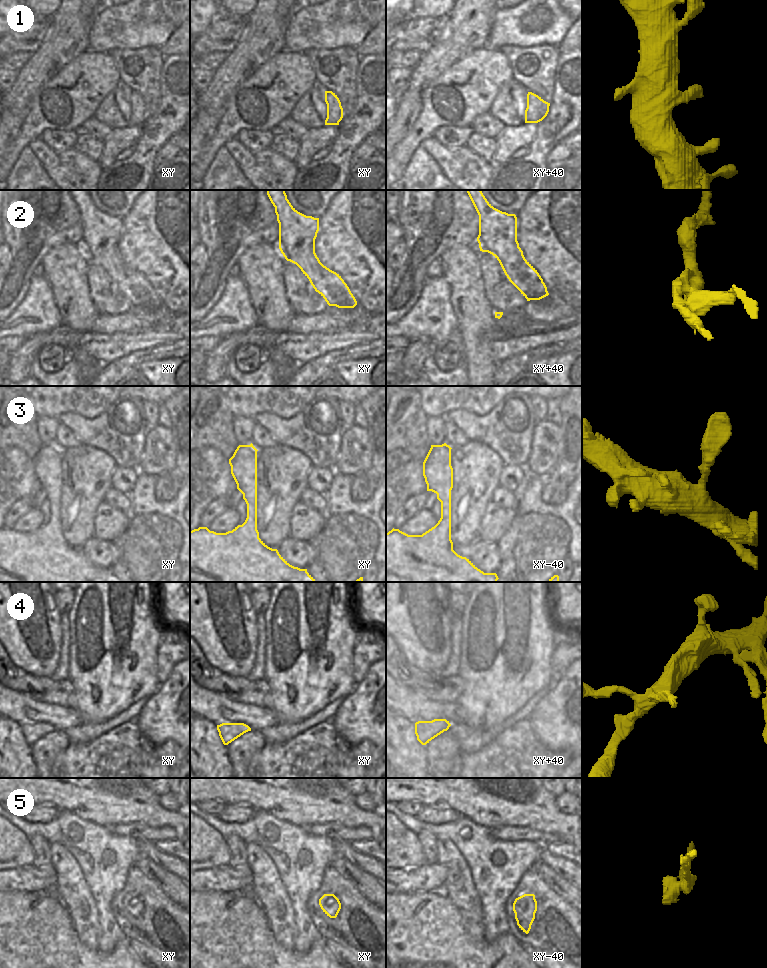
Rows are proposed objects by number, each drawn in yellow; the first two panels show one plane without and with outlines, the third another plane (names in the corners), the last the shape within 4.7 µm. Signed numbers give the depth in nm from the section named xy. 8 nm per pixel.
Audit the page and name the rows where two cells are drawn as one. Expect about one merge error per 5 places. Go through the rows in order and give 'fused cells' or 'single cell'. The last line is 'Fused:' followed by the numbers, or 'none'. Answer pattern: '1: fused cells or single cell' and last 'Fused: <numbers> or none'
1: single cell
2: fused cells
3: single cell
4: single cell
5: fused cells
Fused: 2, 5

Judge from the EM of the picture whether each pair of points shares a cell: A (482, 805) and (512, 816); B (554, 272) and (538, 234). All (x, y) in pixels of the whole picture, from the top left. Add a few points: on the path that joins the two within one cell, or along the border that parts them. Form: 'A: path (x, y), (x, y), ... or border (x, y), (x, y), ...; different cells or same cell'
A: path (489, 805), (501, 805), (505, 809); same cell
B: path (554, 263), (554, 250), (547, 243); same cell

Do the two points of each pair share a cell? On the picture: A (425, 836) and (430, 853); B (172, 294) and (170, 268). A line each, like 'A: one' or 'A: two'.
A: one
B: one

